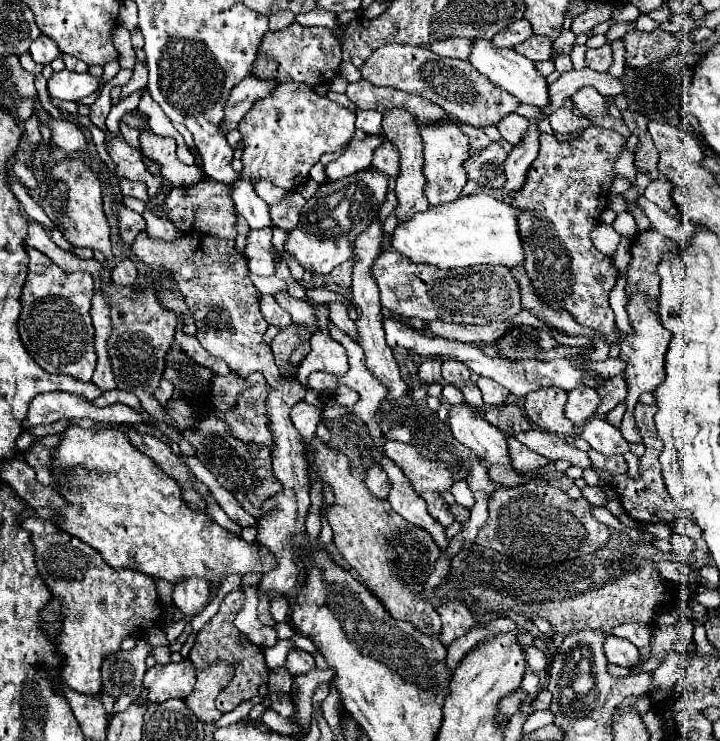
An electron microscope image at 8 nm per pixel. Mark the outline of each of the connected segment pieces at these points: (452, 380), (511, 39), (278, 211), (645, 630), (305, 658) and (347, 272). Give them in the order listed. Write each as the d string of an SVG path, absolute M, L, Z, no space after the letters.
M445 360L443 362L443 380L447 384L465 384L469 382L471 372L465 364L461 364L459 360Z
M527 20L511 22L509 26L505 26L501 32L497 32L493 36L493 44L497 44L499 48L513 48L513 46L525 42L531 34L533 34L533 30Z
M289 190L279 204L269 206L269 216L271 216L275 226L289 232L299 222L299 214L301 214L303 206L305 206L303 196L297 190Z
M621 624L621 626L613 628L613 634L615 636L621 636L621 638L631 640L637 648L649 646L651 632L653 632L651 626L645 626L645 624Z
M291 650L289 656L287 656L287 664L285 668L291 672L291 676L299 676L299 674L305 674L309 670L315 668L315 660L309 652L303 652L303 650Z
M353 258L347 260L343 264L335 267L331 273L325 276L314 275L312 277L312 284L315 287L329 286L336 283L338 286L344 289L351 287L351 274L355 261Z

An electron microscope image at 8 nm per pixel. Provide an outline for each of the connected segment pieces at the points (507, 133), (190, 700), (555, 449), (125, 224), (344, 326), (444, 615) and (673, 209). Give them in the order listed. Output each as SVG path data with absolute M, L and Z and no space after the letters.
M515 112L509 116L503 116L497 124L497 130L501 132L501 136L511 144L517 144L517 140L521 140L525 128L527 128L527 118L523 118Z
M215 662L205 670L197 670L197 684L193 692L185 698L187 708L203 722L217 722L221 712L215 708L217 694L233 678L233 664Z
M529 430L529 432L513 432L513 438L517 438L521 444L525 444L529 450L545 456L547 460L555 462L555 460L567 460L573 466L579 468L591 468L589 464L589 456L587 452L577 450L575 446L567 444L565 440L561 440L559 436L553 436L549 432L541 432L541 430Z
M119 206L117 210L117 220L119 220L119 236L121 236L121 242L123 246L131 246L135 242L135 236L145 230L145 220L141 214L125 208L125 206Z
M331 302L331 304L329 304L329 318L331 318L331 322L333 322L337 328L341 328L345 334L349 334L351 340L359 342L357 326L355 326L355 322L349 318L349 312L347 312L347 308L345 308L343 304Z
M447 600L439 604L437 612L443 622L443 632L439 636L443 646L449 646L455 638L463 636L473 626L473 616L469 616L469 610L465 604L461 604L461 600Z
M659 184L657 188L645 188L645 198L655 202L663 212L667 212L669 216L677 216L679 218L679 212L677 212L677 206L673 204L673 198L669 196L669 184Z

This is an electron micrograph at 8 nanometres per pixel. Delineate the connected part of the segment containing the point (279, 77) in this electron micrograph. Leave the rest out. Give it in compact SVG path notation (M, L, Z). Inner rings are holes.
M293 22L291 26L267 32L259 44L257 58L251 68L251 76L259 80L273 80L277 84L283 82L301 82L309 86L327 84L337 78L341 64L341 46L333 38L329 28L307 28L299 22Z

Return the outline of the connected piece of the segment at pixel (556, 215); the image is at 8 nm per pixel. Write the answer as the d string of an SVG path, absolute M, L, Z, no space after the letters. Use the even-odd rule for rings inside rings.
M589 126L581 132L579 138L569 142L559 142L555 136L541 134L539 136L541 148L539 156L533 160L533 164L527 170L525 184L509 198L503 198L513 208L519 210L517 214L517 228L525 250L525 270L529 280L533 280L533 286L549 304L557 304L557 308L565 308L579 324L599 330L601 334L609 334L615 330L615 316L609 306L609 292L615 286L619 272L613 264L613 258L601 254L591 244L591 230L601 220L601 210L607 210L609 204L609 186L615 180L615 168L613 162L619 154L619 150L625 146L627 138L613 130Z

